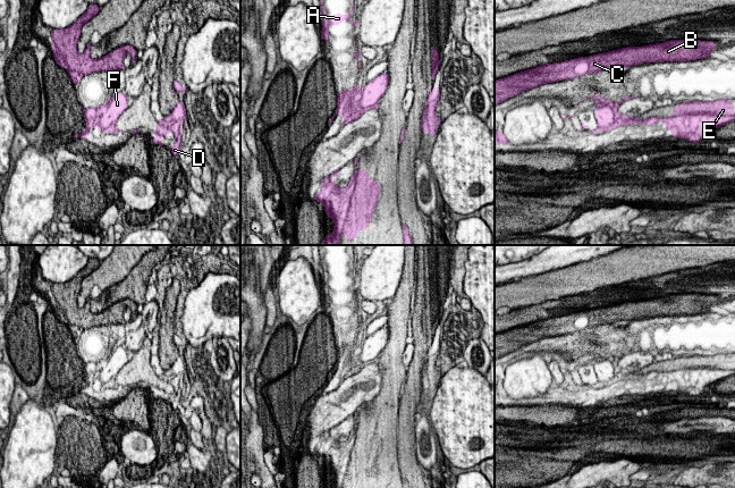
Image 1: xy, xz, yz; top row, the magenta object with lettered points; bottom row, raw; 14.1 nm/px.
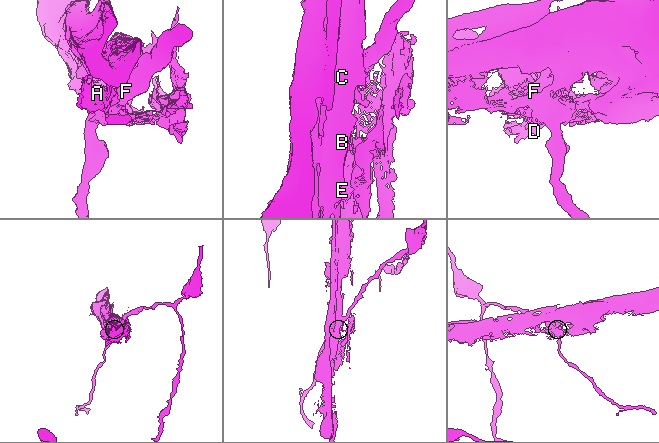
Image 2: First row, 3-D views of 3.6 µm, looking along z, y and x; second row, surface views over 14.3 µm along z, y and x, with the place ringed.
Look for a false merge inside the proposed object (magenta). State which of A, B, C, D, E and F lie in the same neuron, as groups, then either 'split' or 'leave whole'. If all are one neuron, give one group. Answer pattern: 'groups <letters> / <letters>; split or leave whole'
groups A B C D E / F; split

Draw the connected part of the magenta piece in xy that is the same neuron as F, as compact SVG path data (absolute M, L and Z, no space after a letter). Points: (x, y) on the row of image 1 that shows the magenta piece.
M119 92L111 100L109 108L100 119L100 126L107 128L112 123L116 123L119 116L128 108L127 94Z

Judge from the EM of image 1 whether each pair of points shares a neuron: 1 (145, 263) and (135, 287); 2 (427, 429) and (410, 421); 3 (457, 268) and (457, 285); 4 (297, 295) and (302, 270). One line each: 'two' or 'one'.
1: one
2: two
3: one
4: one

